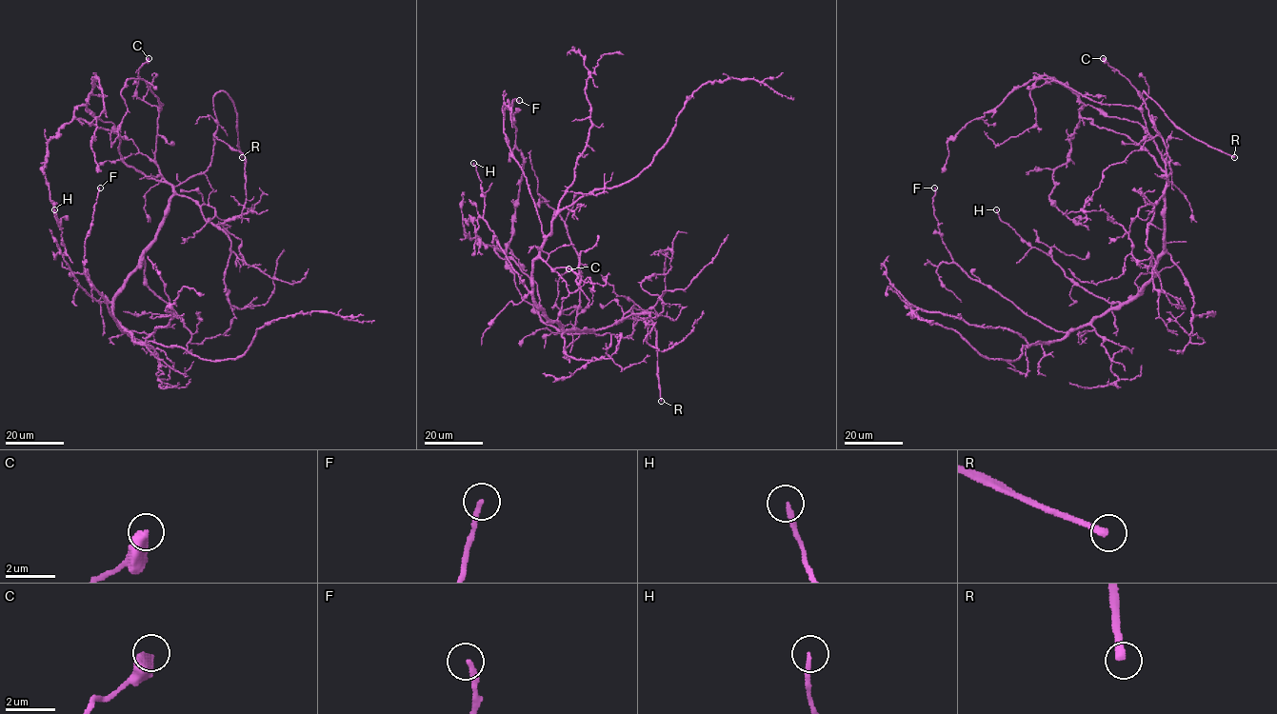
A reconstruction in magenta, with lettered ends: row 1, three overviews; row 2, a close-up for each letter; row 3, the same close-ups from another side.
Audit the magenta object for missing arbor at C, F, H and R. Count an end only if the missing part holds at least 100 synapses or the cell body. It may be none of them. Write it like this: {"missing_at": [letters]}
{"missing_at": ["R"]}

